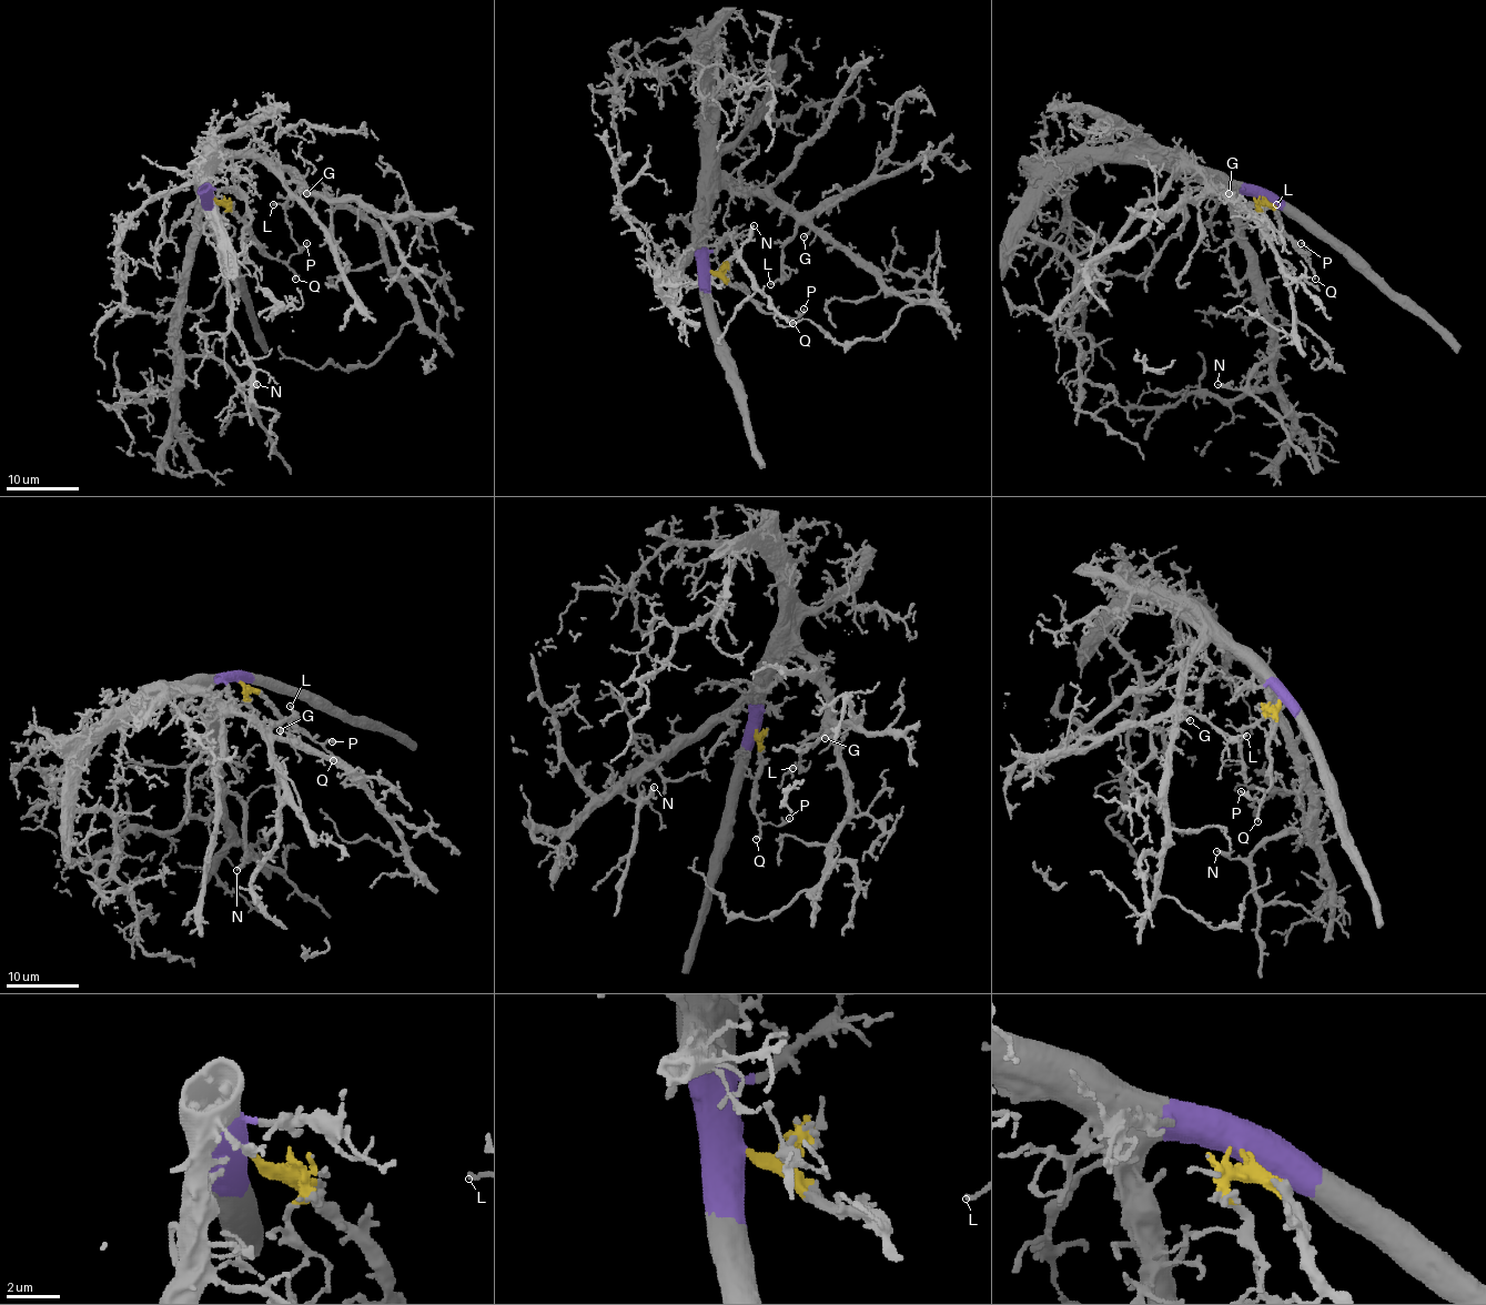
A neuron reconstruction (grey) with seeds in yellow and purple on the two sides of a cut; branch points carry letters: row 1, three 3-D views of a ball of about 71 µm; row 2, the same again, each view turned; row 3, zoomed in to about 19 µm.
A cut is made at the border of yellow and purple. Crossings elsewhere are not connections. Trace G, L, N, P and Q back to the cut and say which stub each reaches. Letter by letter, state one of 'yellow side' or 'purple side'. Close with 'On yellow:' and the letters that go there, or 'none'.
G: purple side
L: purple side
N: purple side
P: yellow side
Q: yellow side
On yellow: P, Q

